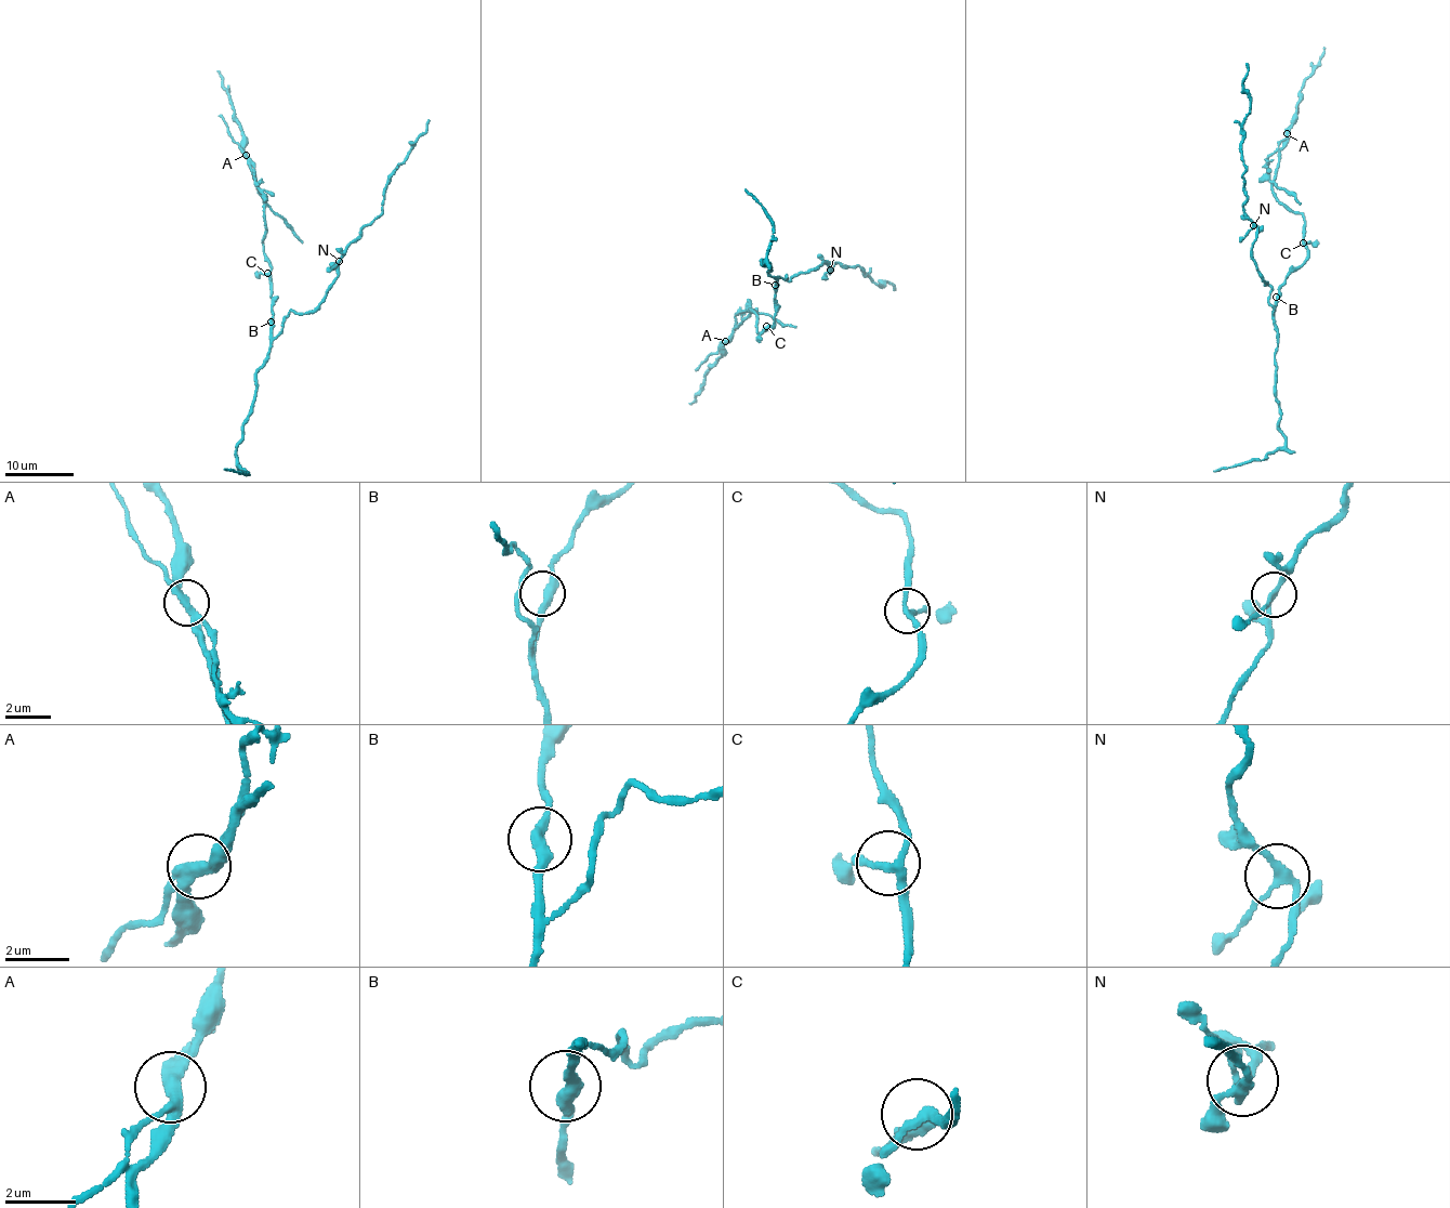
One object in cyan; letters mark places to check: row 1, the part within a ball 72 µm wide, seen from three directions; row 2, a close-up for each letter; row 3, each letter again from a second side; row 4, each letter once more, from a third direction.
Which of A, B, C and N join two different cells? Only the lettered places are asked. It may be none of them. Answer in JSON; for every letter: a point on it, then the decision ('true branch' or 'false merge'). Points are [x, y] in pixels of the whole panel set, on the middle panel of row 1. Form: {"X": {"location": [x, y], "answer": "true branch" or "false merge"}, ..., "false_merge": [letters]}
{"A": {"location": [725, 341], "answer": "false merge"}, "B": {"location": [775, 285], "answer": "true branch"}, "C": {"location": [766, 326], "answer": "true branch"}, "N": {"location": [830, 270], "answer": "true branch"}, "false_merge": ["A"]}

